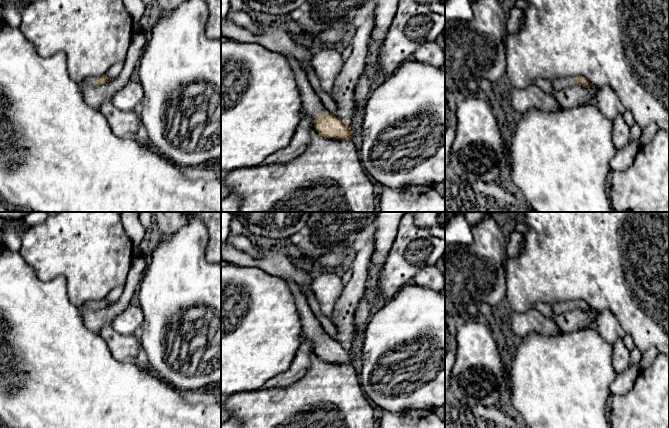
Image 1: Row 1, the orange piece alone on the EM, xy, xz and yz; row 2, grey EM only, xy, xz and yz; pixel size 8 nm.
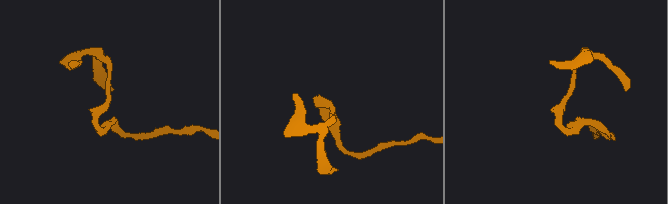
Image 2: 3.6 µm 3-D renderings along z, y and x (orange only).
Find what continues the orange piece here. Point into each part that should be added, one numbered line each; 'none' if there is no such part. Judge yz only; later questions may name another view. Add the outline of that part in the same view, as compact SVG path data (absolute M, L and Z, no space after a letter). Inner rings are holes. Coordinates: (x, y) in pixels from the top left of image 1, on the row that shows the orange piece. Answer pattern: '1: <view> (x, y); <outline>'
1: yz (560, 83); M560 77L552 80L553 91L552 94L555 94L557 91L570 87L573 85L573 77Z

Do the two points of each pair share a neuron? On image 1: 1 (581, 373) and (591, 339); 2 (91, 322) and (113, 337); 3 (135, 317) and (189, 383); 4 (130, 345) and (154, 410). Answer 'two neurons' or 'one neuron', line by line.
1: one neuron
2: two neurons
3: two neurons
4: two neurons

